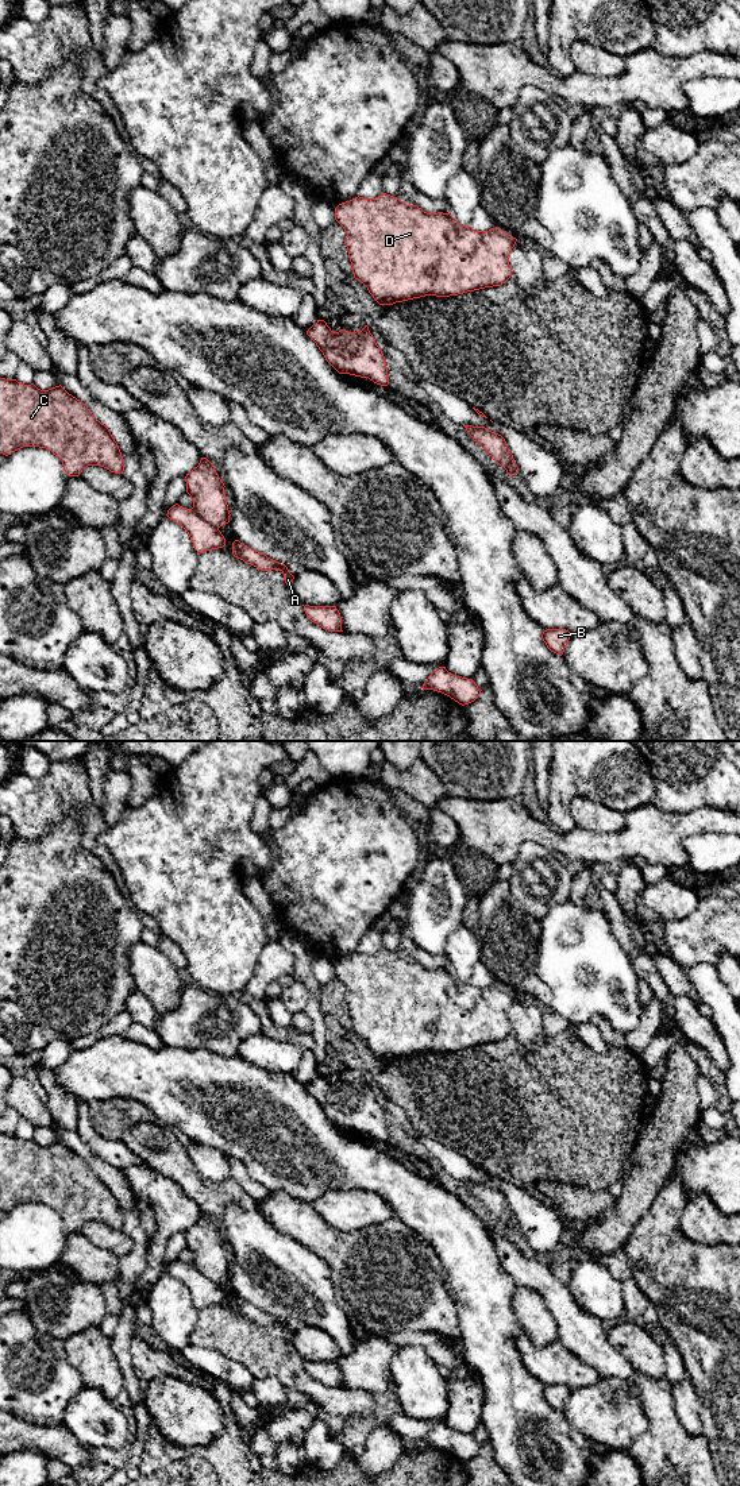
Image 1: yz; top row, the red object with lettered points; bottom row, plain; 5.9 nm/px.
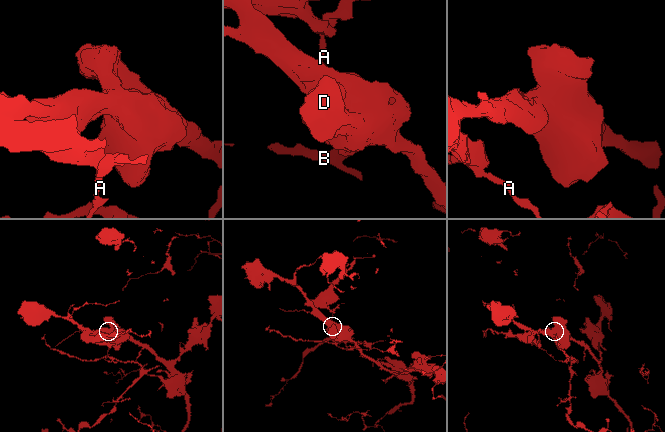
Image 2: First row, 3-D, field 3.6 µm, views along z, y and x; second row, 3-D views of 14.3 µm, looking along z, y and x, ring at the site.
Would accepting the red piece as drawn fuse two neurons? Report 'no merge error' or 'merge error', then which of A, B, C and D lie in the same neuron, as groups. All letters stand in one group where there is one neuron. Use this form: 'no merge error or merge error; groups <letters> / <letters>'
merge error; groups A B / C D

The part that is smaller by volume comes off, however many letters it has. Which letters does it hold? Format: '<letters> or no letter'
A, B

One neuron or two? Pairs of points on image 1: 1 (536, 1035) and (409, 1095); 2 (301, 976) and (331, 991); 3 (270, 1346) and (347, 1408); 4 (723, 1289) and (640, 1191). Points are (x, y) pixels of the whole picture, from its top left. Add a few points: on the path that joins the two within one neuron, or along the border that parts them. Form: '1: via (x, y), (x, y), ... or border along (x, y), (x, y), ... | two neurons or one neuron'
1: border along (512, 1034), (527, 1048), (542, 1045), (548, 1037) | two neurons
2: border along (320, 985), (319, 995) | two neurons
3: via (288, 1365), (308, 1385), (328, 1398) | one neuron
4: border along (669, 1177), (632, 1230) | two neurons

